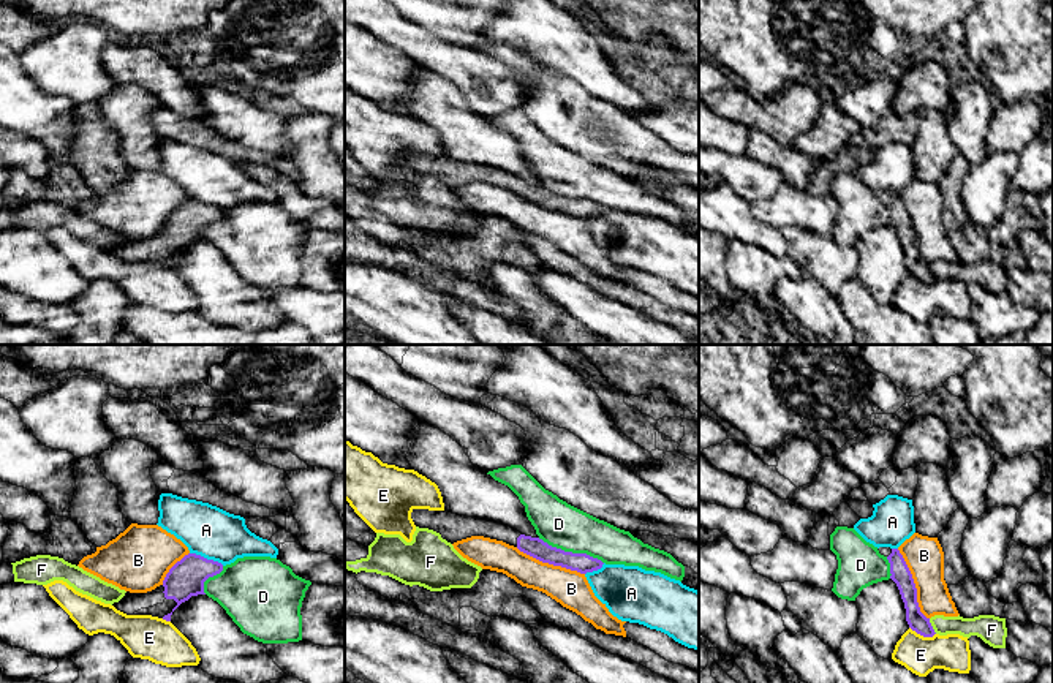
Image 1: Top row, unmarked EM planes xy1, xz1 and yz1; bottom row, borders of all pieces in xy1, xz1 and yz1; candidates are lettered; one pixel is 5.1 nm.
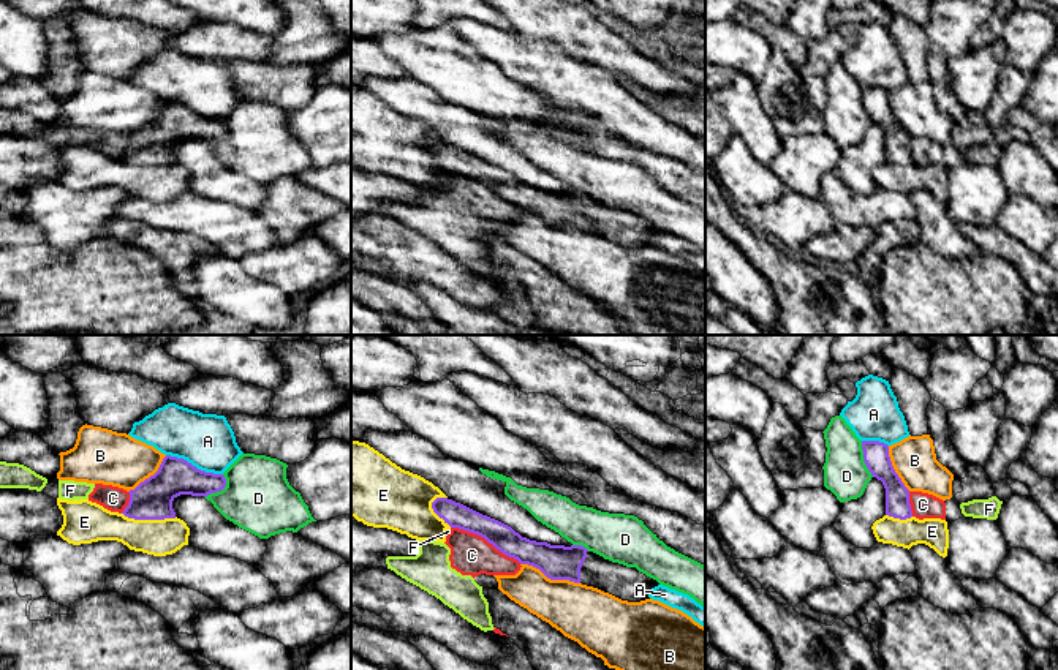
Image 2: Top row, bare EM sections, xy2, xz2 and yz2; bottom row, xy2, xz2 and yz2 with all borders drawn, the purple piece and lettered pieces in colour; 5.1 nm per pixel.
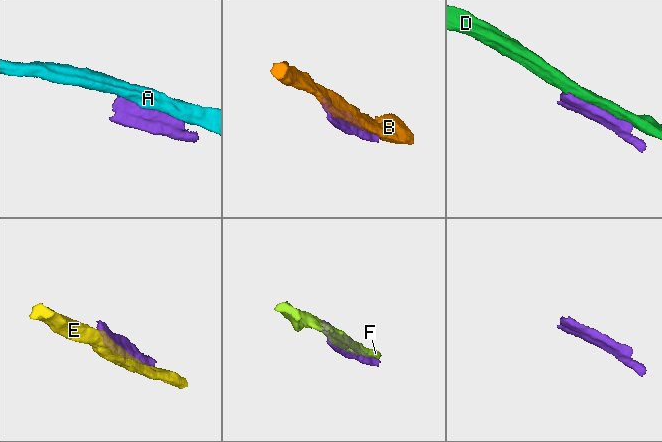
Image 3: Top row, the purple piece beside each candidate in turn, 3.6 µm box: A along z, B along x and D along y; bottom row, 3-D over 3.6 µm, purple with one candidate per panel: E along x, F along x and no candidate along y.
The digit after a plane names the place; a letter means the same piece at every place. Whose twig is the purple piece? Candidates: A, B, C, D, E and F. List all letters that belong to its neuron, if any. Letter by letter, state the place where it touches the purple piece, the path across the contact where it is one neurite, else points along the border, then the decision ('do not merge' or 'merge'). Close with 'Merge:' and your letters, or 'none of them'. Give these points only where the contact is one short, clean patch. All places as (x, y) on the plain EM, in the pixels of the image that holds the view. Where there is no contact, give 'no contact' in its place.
A: meets purple in xy2 at (195, 112); do not merge
B: meets purple in yz1 at (914, 230); do not merge
C: meets purple in xz2 at (486, 185); do not merge
D: meets purple in xz1 at (571, 198); do not merge
E: meets purple in xy2 at (149, 165); do not merge
F: meets purple in yz1 at (932, 272); do not merge
Merge: none of them

